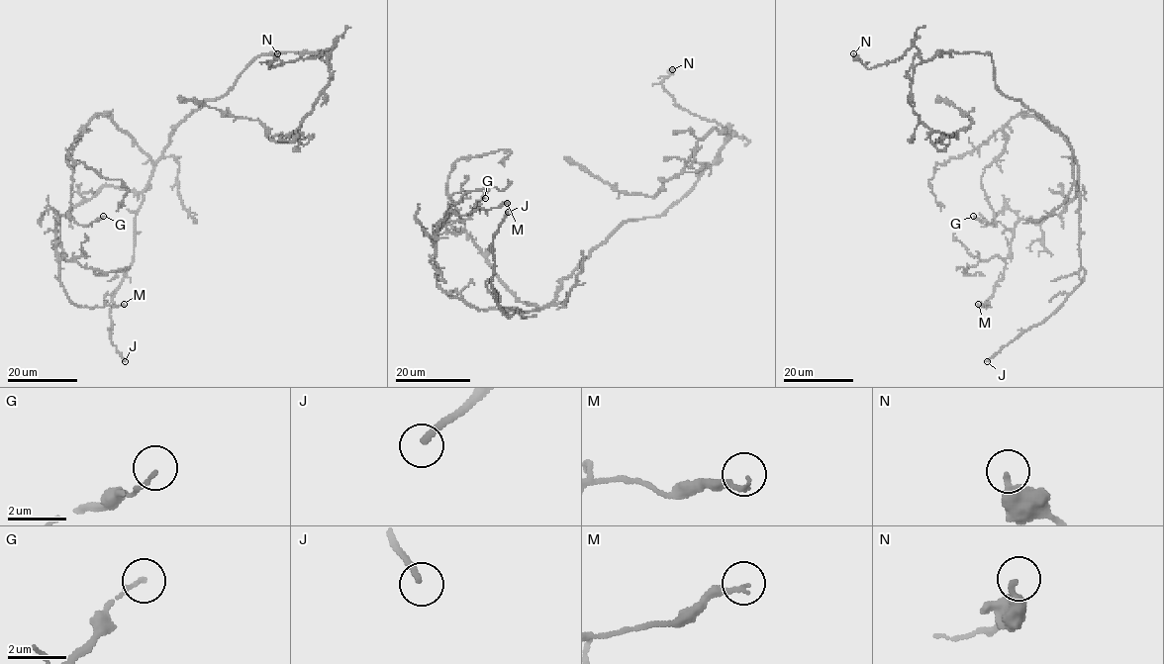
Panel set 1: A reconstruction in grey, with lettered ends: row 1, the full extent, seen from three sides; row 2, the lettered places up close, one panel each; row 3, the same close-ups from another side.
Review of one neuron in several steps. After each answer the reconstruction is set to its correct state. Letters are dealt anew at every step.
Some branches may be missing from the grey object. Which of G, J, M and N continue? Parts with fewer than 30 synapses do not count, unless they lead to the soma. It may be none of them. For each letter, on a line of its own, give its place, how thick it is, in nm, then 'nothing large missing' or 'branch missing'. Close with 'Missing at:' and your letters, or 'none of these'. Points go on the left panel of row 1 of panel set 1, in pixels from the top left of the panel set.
G: (103, 216) | 120 nm | nothing large missing
J: (125, 361) | 200 nm | branch missing
M: (124, 304) | 110 nm | nothing large missing
N: (277, 53) | 340 nm | nothing large missing
Missing at: J

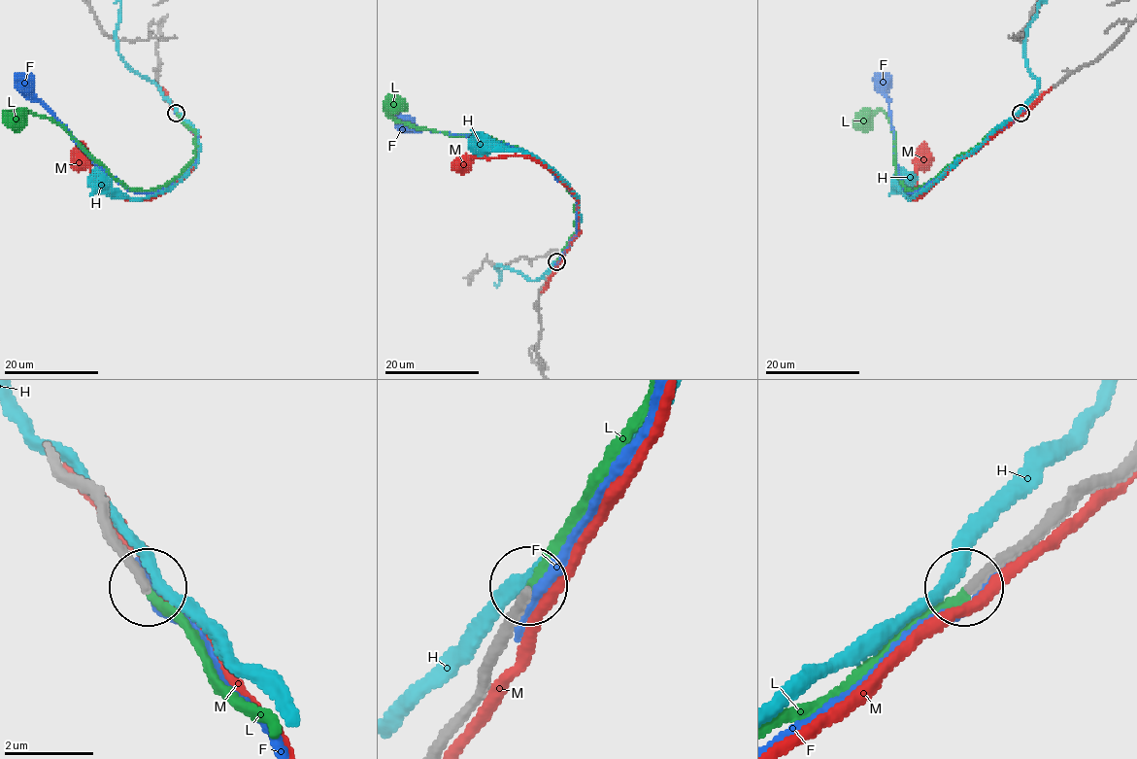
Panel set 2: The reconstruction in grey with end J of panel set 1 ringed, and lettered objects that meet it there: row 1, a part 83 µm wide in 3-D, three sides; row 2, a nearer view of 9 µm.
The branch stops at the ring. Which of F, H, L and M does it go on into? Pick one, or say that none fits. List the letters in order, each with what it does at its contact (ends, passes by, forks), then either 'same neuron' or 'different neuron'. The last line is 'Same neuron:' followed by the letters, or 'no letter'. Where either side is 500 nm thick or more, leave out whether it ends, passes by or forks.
F: it ends; different neuron
H: it passes by; different neuron
L: it ends; same neuron
M: it passes by; different neuron
Same neuron: L

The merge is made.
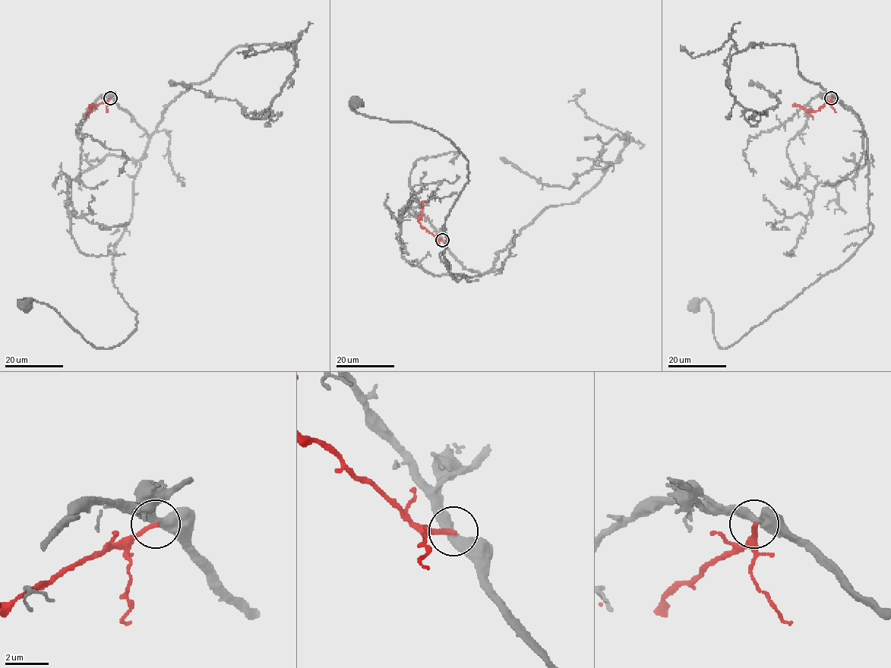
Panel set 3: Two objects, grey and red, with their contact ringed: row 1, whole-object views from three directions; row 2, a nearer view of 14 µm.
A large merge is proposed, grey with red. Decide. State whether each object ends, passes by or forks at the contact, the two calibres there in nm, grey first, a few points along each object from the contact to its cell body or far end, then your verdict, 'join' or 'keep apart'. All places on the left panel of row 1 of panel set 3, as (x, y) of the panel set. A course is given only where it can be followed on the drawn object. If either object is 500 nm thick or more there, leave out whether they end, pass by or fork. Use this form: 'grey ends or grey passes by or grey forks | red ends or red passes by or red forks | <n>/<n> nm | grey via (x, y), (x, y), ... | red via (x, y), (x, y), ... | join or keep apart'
grey passes by | red ends | 440/200 nm | grey via (110, 99), (149, 138), (112, 258), (136, 328), (93, 347), (47, 304), (26, 304) | red via (110, 99), (87, 111), (93, 105) | keep apart

